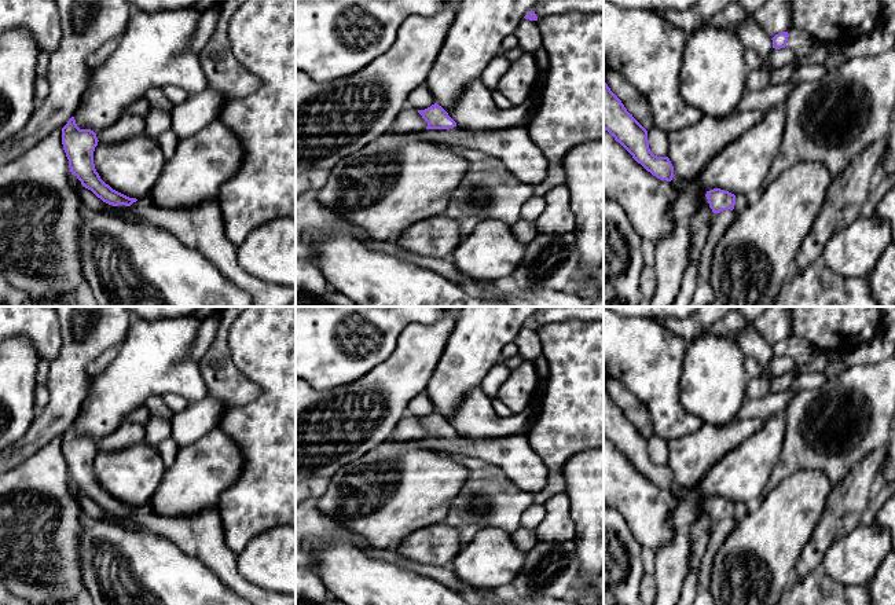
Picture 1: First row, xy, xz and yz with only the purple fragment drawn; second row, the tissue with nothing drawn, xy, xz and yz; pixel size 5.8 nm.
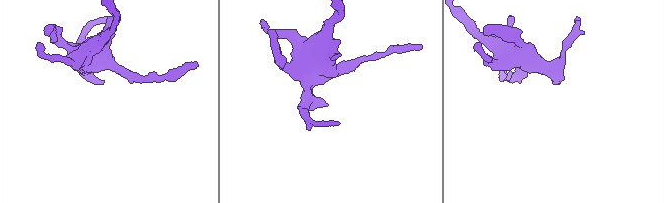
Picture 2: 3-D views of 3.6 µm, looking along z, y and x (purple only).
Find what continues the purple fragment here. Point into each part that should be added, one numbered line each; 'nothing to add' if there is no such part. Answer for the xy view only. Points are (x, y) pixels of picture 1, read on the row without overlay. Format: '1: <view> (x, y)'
1: xy (201, 535)

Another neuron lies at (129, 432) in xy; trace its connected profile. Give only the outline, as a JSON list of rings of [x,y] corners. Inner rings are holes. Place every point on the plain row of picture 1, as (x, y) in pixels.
[[[124,421],[121,426],[109,436],[96,441],[99,450],[113,452],[128,448],[144,440],[146,426],[133,421]]]

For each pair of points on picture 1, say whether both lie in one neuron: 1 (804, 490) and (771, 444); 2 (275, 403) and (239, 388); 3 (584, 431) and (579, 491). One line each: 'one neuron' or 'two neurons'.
1: two neurons
2: two neurons
3: two neurons

